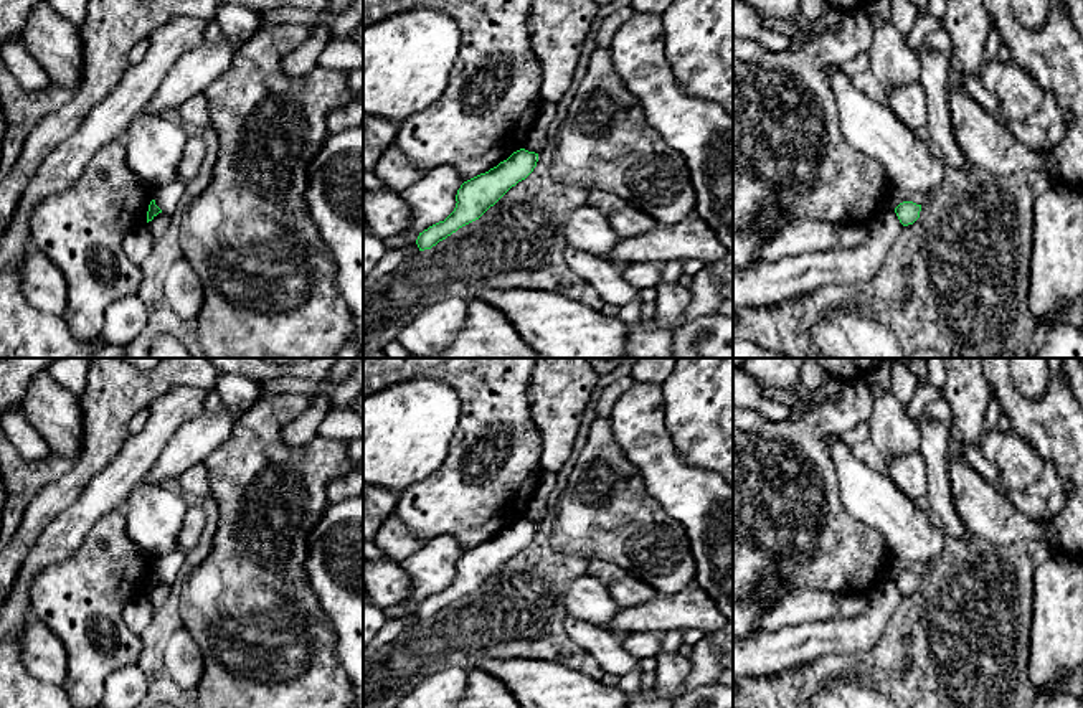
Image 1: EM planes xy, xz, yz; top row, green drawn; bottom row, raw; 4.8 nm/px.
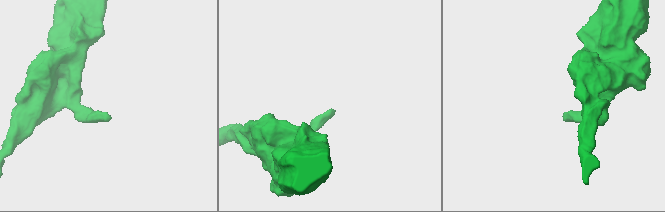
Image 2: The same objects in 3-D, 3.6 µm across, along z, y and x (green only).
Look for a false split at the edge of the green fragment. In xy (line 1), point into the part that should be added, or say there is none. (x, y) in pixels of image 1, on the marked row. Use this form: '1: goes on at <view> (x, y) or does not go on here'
1: does not go on here

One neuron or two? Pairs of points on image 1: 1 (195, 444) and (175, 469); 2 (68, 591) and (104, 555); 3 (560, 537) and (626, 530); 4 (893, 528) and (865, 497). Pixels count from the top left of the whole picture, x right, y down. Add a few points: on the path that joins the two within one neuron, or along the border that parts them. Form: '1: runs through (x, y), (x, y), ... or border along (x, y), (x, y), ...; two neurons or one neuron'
1: runs through (189, 451), (177, 462); one neuron
2: runs through (76, 583), (96, 563); one neuron
3: runs through (576, 530), (610, 530); one neuron
4: runs through (889, 520), (874, 505); one neuron

